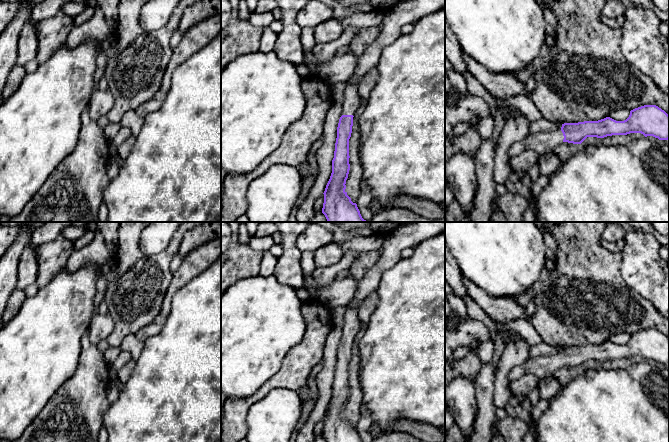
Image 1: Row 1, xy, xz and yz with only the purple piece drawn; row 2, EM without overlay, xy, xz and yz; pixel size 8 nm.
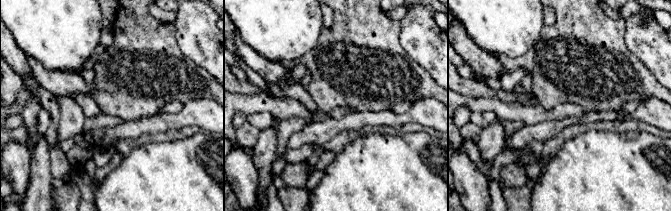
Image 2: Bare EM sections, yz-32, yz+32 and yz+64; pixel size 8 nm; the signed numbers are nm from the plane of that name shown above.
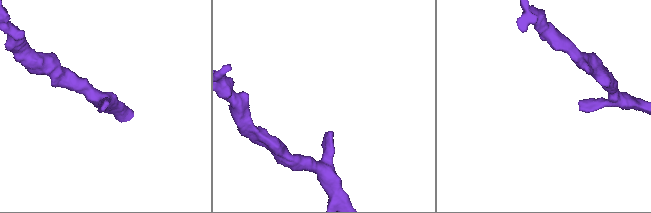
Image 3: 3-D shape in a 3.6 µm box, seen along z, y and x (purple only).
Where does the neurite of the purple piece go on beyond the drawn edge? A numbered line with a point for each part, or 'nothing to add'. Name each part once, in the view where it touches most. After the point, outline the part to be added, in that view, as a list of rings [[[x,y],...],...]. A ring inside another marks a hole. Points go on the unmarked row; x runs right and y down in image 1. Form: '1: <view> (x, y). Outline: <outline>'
1: yz (543, 367). Outline: [[[561,353],[548,356],[529,357],[522,365],[515,366],[508,374],[509,382],[519,379],[524,374],[533,374],[539,379],[549,378],[556,370],[563,367]]]

